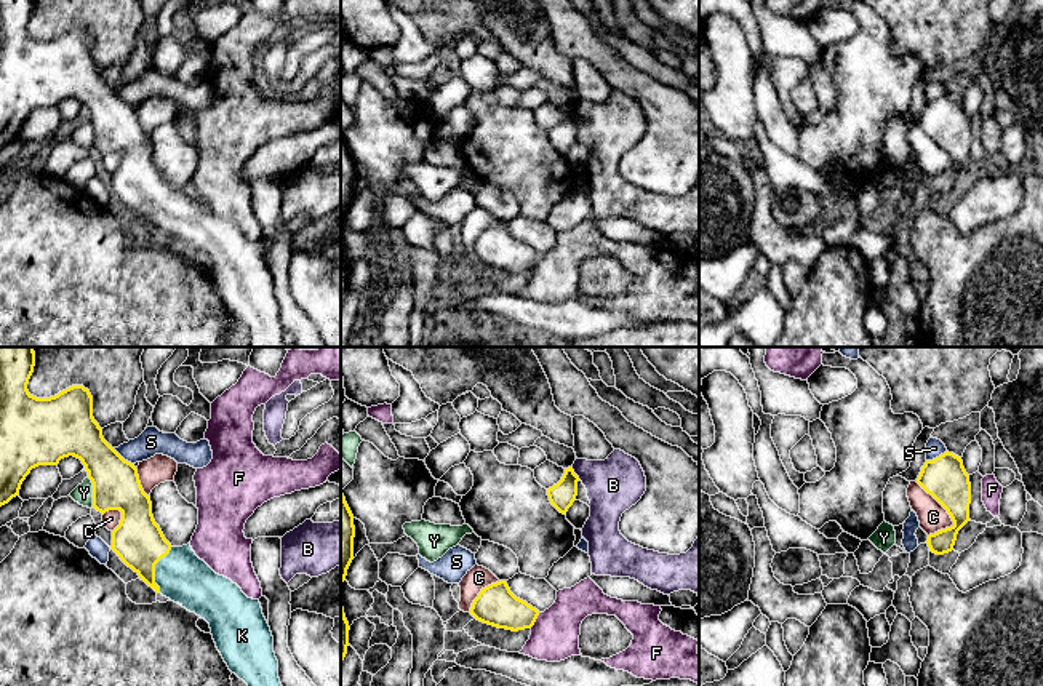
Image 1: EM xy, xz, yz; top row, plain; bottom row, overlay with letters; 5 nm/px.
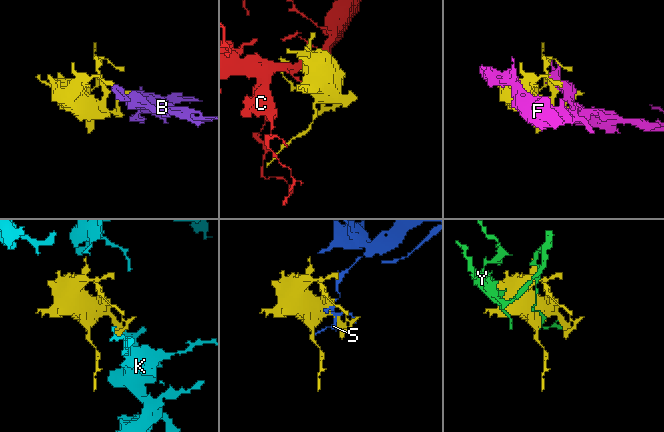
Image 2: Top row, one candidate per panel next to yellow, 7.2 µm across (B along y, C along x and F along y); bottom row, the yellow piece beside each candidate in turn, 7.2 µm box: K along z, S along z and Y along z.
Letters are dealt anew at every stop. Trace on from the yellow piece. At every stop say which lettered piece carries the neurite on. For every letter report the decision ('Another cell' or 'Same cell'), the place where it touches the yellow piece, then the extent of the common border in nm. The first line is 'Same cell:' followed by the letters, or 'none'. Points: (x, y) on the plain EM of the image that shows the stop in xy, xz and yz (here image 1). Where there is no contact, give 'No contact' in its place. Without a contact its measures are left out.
Same cell: K
B: Another cell. Touches yellow at xz (575, 115). Shared border 80 nm
C: Another cell. Touches yellow at yz (939, 144). Shared border 300 nm
F: Another cell. Touches yellow at xz (535, 263). Shared border 90 nm
K: Same cell. Touches yellow at xy (154, 211). Shared border 240 nm
S: Another cell. Touches yellow at xy (122, 99). Shared border 140 nm
Y: Another cell. Touches yellow at xy (93, 135). Shared border 160 nm

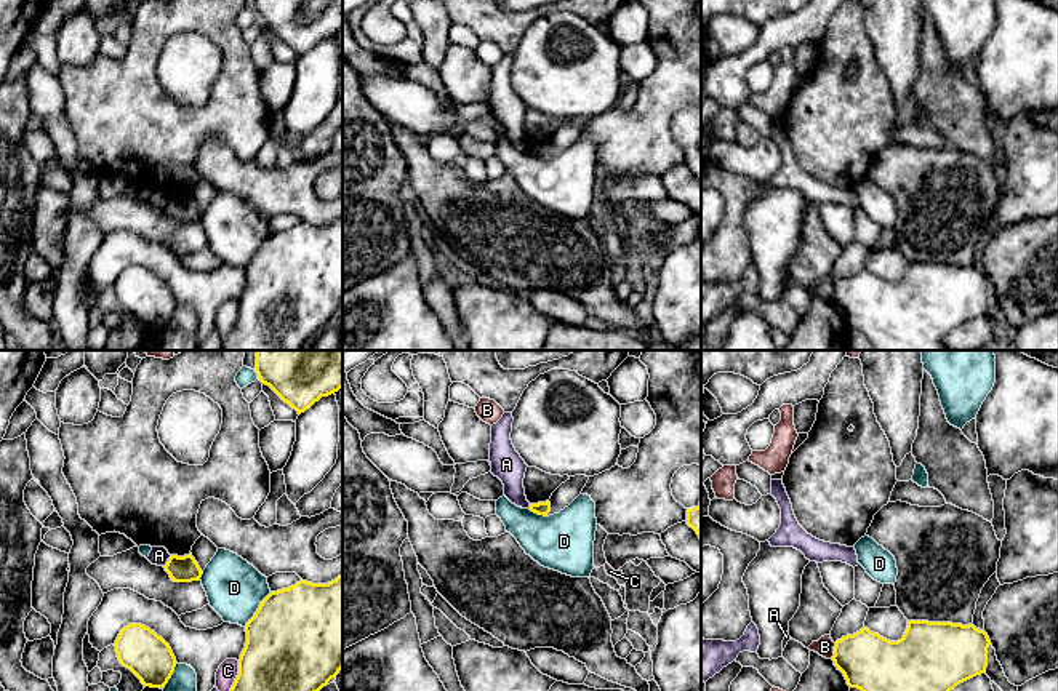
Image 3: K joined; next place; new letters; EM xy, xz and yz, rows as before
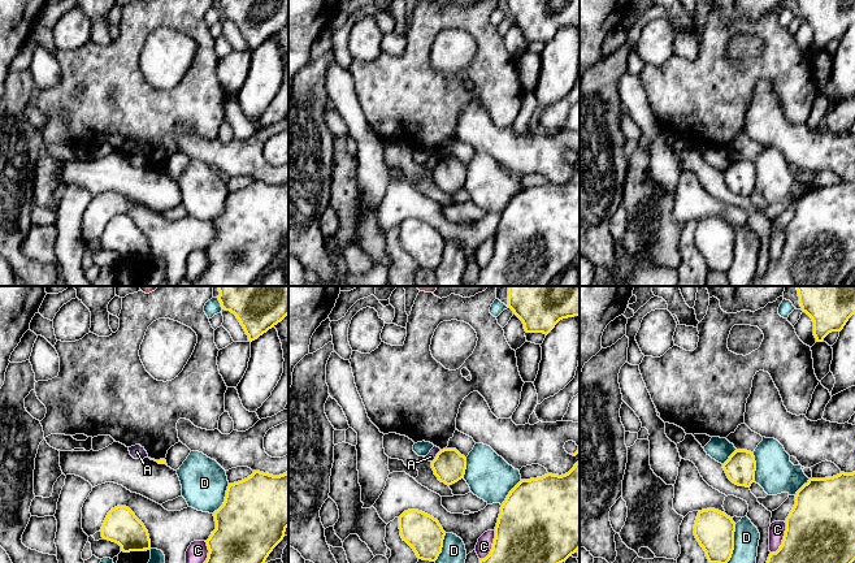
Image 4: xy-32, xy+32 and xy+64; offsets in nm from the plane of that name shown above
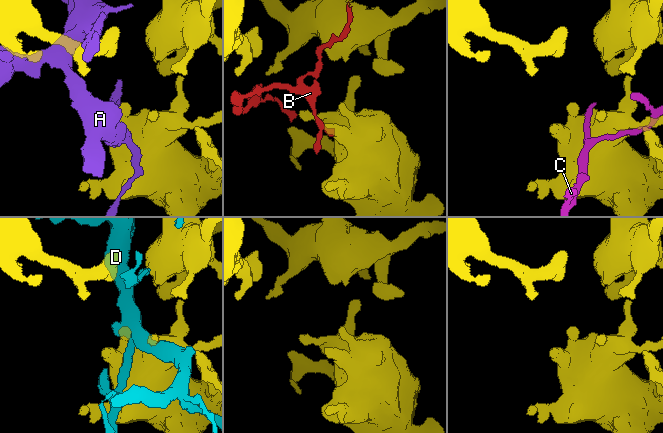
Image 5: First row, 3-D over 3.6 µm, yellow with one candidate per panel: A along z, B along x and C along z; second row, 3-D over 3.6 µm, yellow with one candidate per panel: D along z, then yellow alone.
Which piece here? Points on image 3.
Same cell: none
A: Another cell. Touches yellow at xy (167, 203). Shared border 80 nm
B: Another cell. Touches yellow at yz (834, 293). Shared border 80 nm
C: Another cell. Touches yellow at xy (236, 322). Shared border 200 nm
D: Another cell. Touches yellow at xy (258, 251). Shared border 220 nm

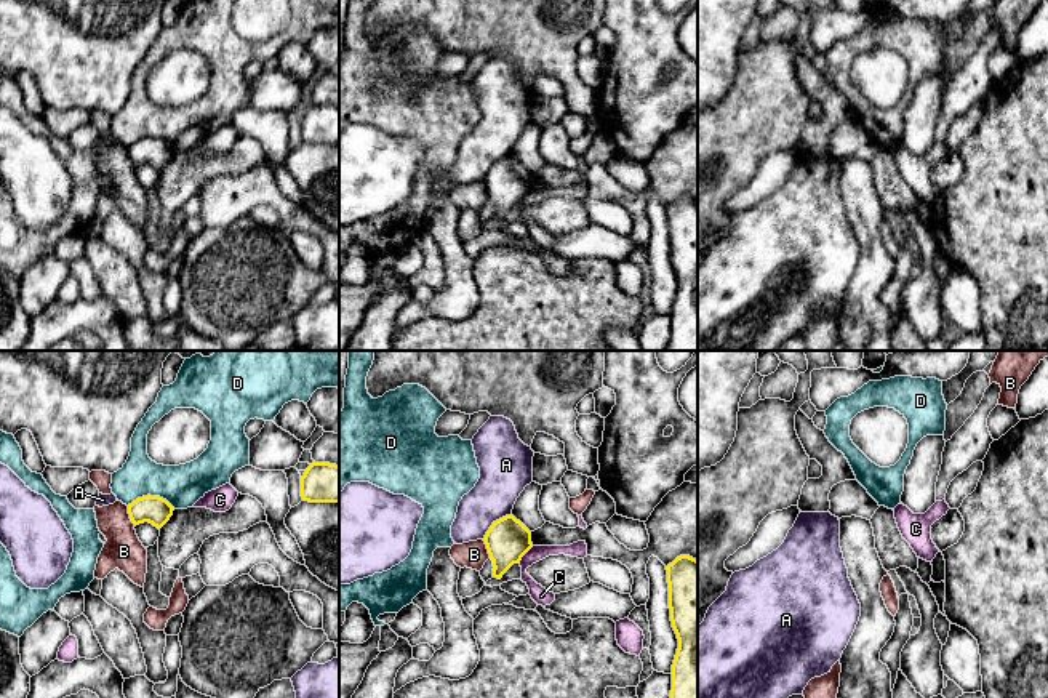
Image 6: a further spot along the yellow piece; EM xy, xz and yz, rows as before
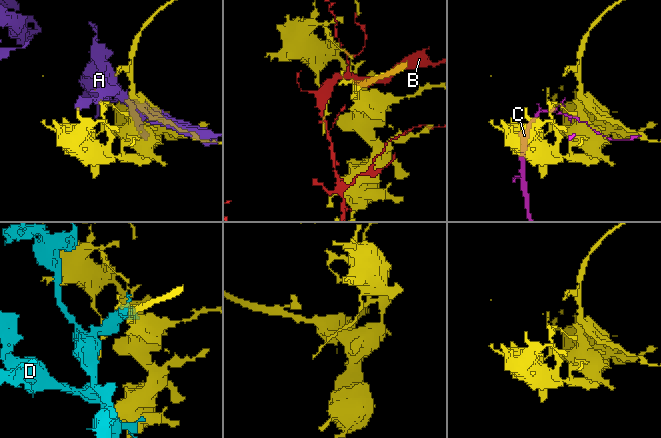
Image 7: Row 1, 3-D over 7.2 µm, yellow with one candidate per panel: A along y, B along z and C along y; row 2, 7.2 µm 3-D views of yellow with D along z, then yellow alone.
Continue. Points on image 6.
Same cell: none
A: Another cell. Touches yellow at xz (495, 164). Shared border 200 nm
B: Another cell. Touches yellow at xy (130, 157). Shared border 110 nm
C: Another cell. Touches yellow at xz (525, 194). Shared border 120 nm
D: Another cell. Touches yellow at xy (149, 136). Shared border 240 nm

